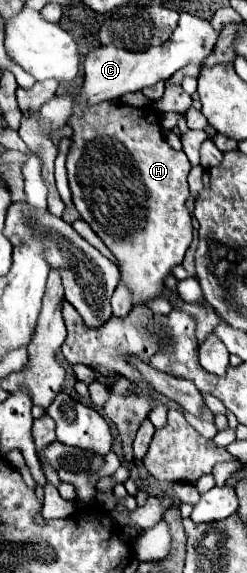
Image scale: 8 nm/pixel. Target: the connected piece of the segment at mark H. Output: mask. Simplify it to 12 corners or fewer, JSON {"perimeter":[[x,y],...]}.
{"perimeter":[[154,109],[76,111],[80,217],[146,305],[192,241]]}

